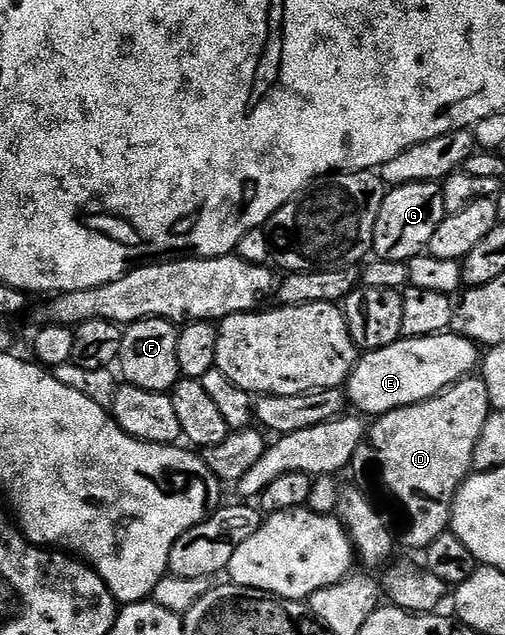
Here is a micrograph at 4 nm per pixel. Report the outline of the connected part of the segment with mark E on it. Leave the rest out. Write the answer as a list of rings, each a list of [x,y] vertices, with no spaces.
[[[440,334],[412,340],[401,338],[381,350],[363,352],[356,359],[345,391],[352,409],[360,408],[355,410],[368,412],[371,418],[378,418],[386,412],[440,396],[452,384],[472,375],[480,364],[480,349],[463,336]]]

